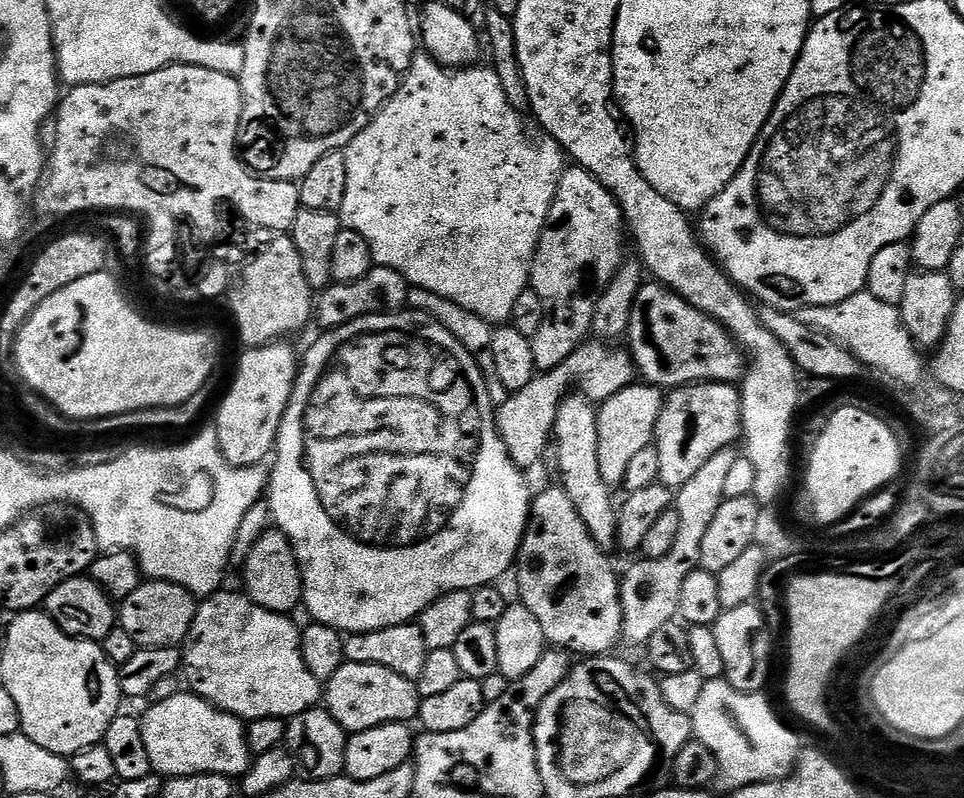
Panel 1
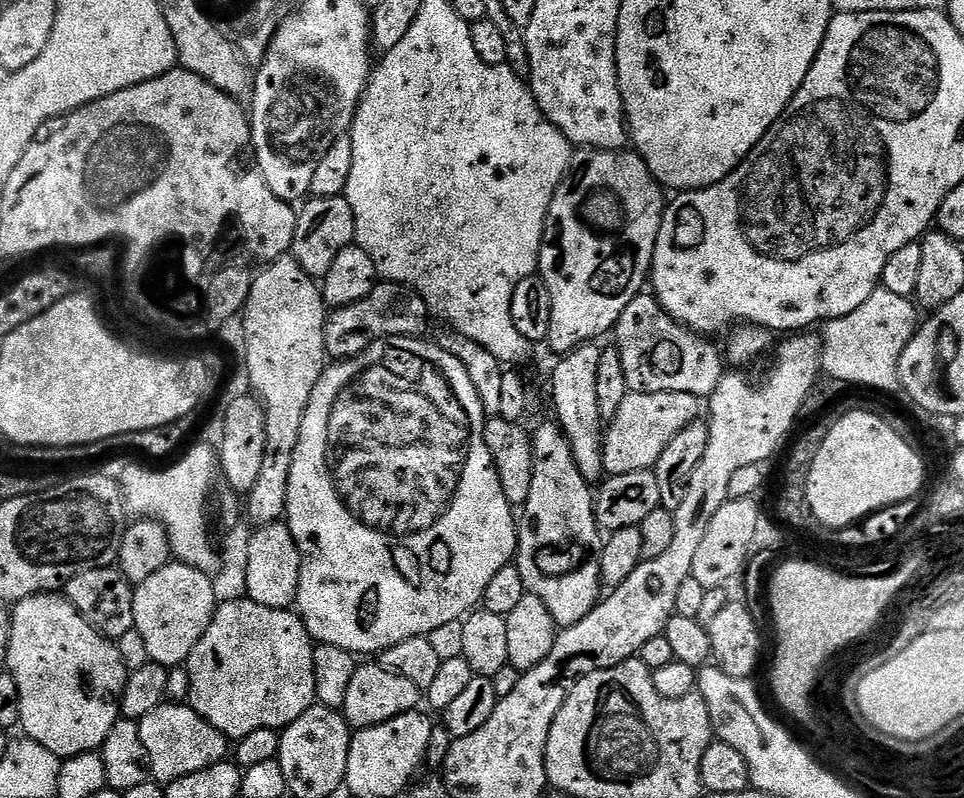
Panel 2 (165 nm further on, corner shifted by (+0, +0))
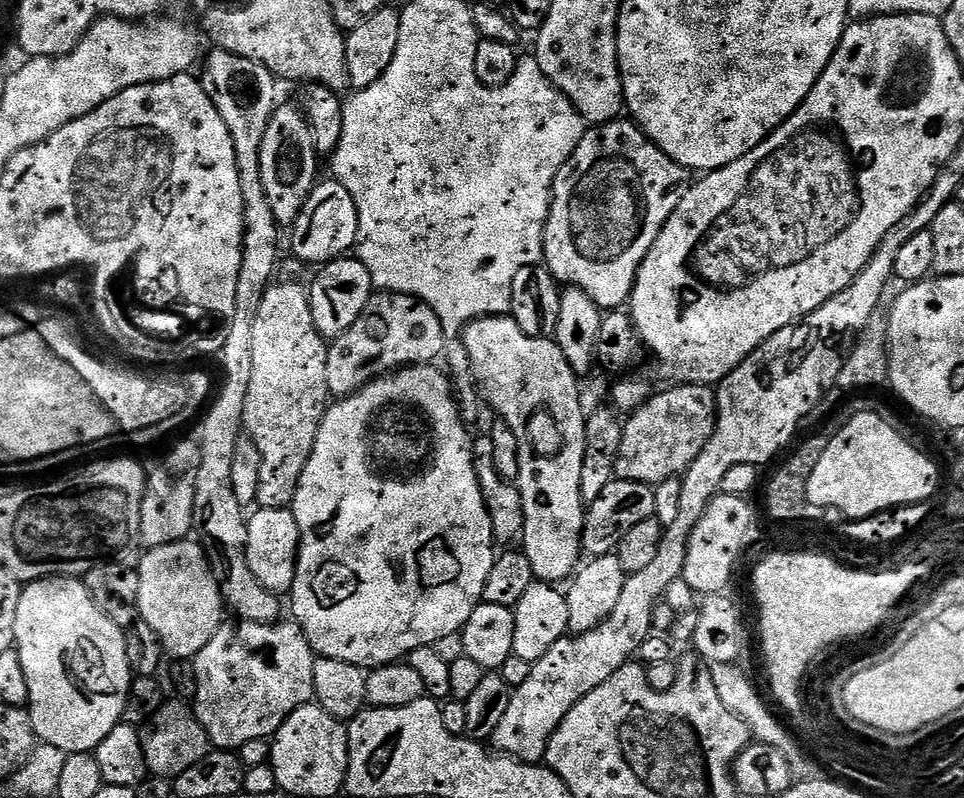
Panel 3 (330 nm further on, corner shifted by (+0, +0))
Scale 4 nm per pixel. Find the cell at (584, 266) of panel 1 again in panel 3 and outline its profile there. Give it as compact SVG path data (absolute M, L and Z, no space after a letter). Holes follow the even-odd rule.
M617 118L609 124L598 124L589 127L585 131L582 142L578 142L574 154L568 159L566 166L562 166L562 170L558 170L558 174L552 183L552 205L548 211L548 221L544 227L544 259L542 261L544 267L556 279L557 284L577 288L578 290L586 290L586 294L590 294L590 298L594 298L594 302L600 309L623 309L629 303L632 295L632 287L636 281L640 263L646 258L650 246L654 246L654 242L660 231L666 226L670 214L674 214L674 210L680 199L684 197L685 189L689 187L689 184L690 173L688 169L678 166L678 162L674 162L669 158L631 119Z

